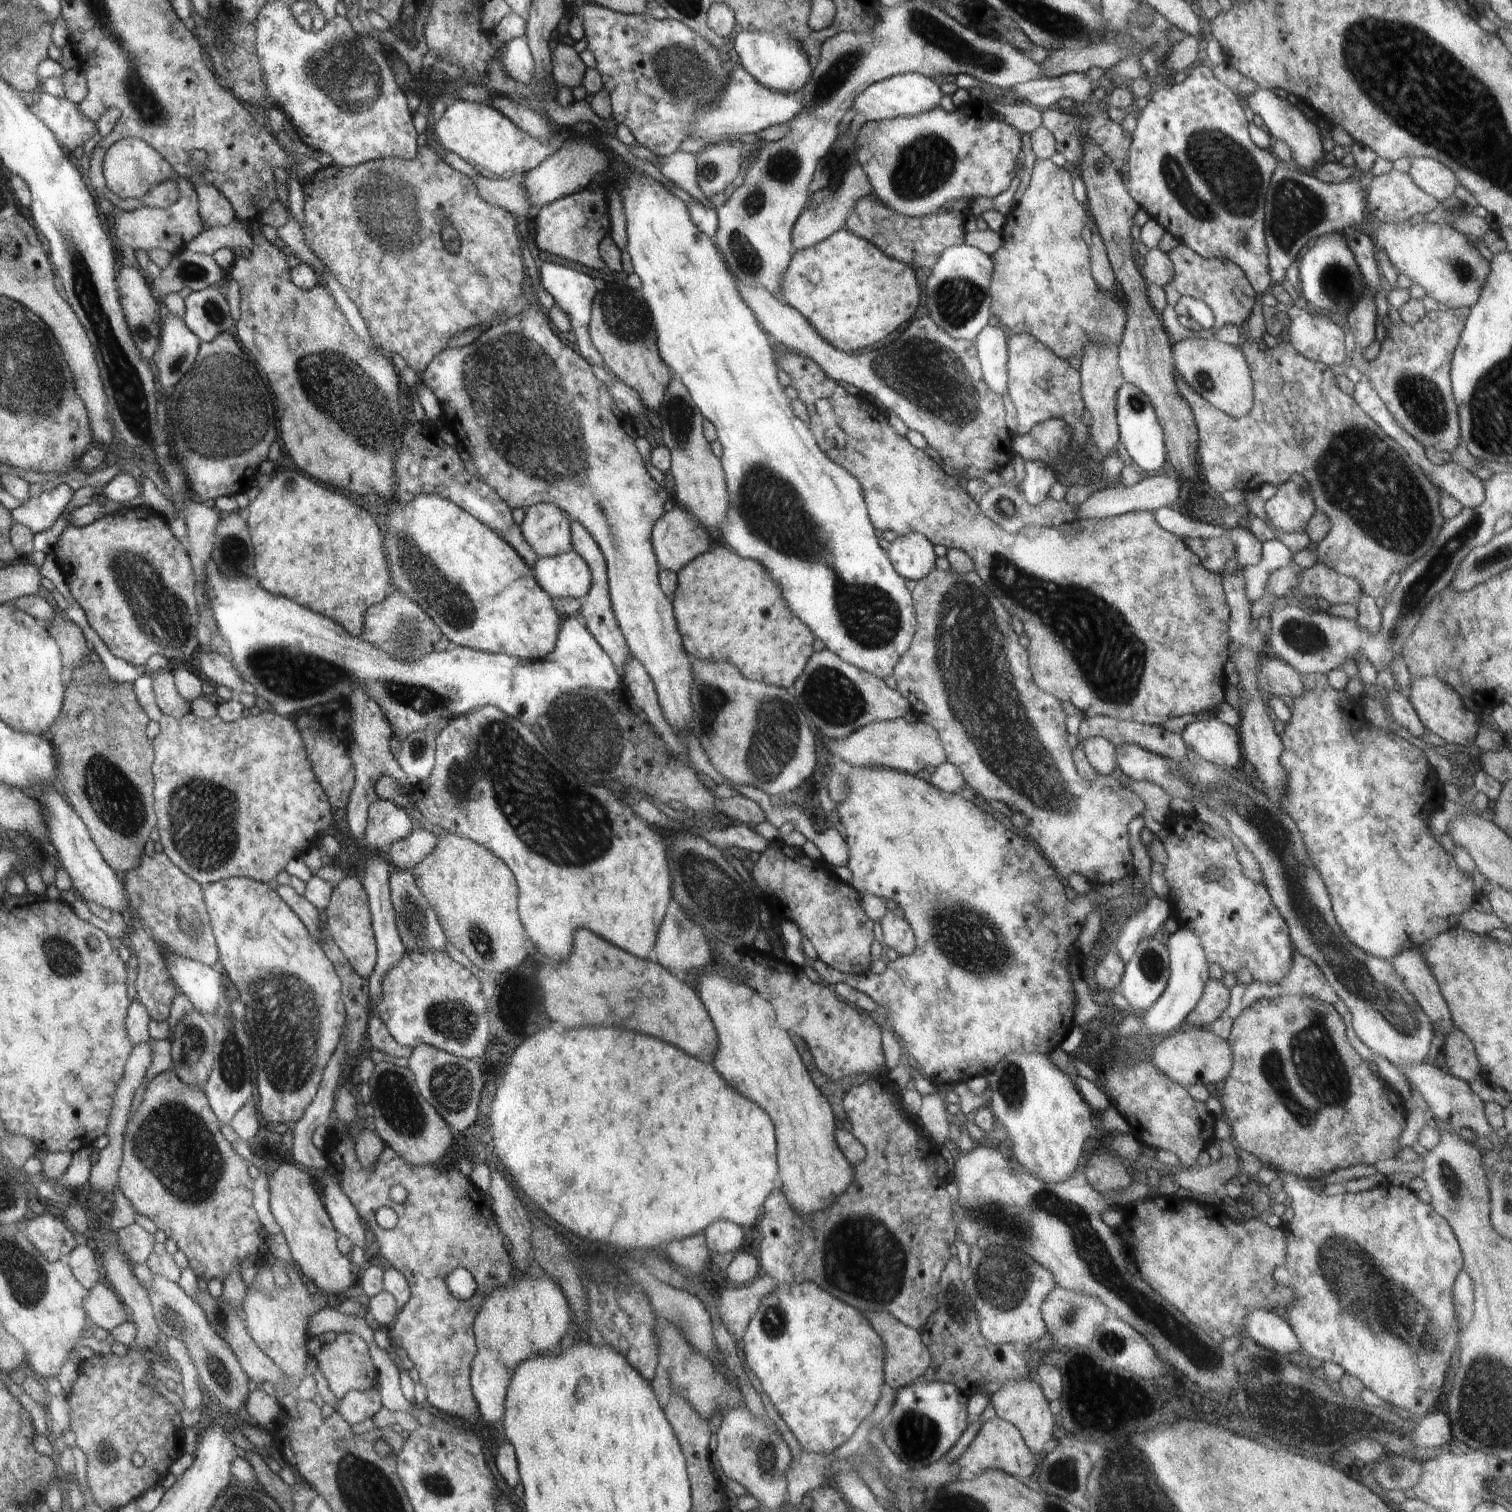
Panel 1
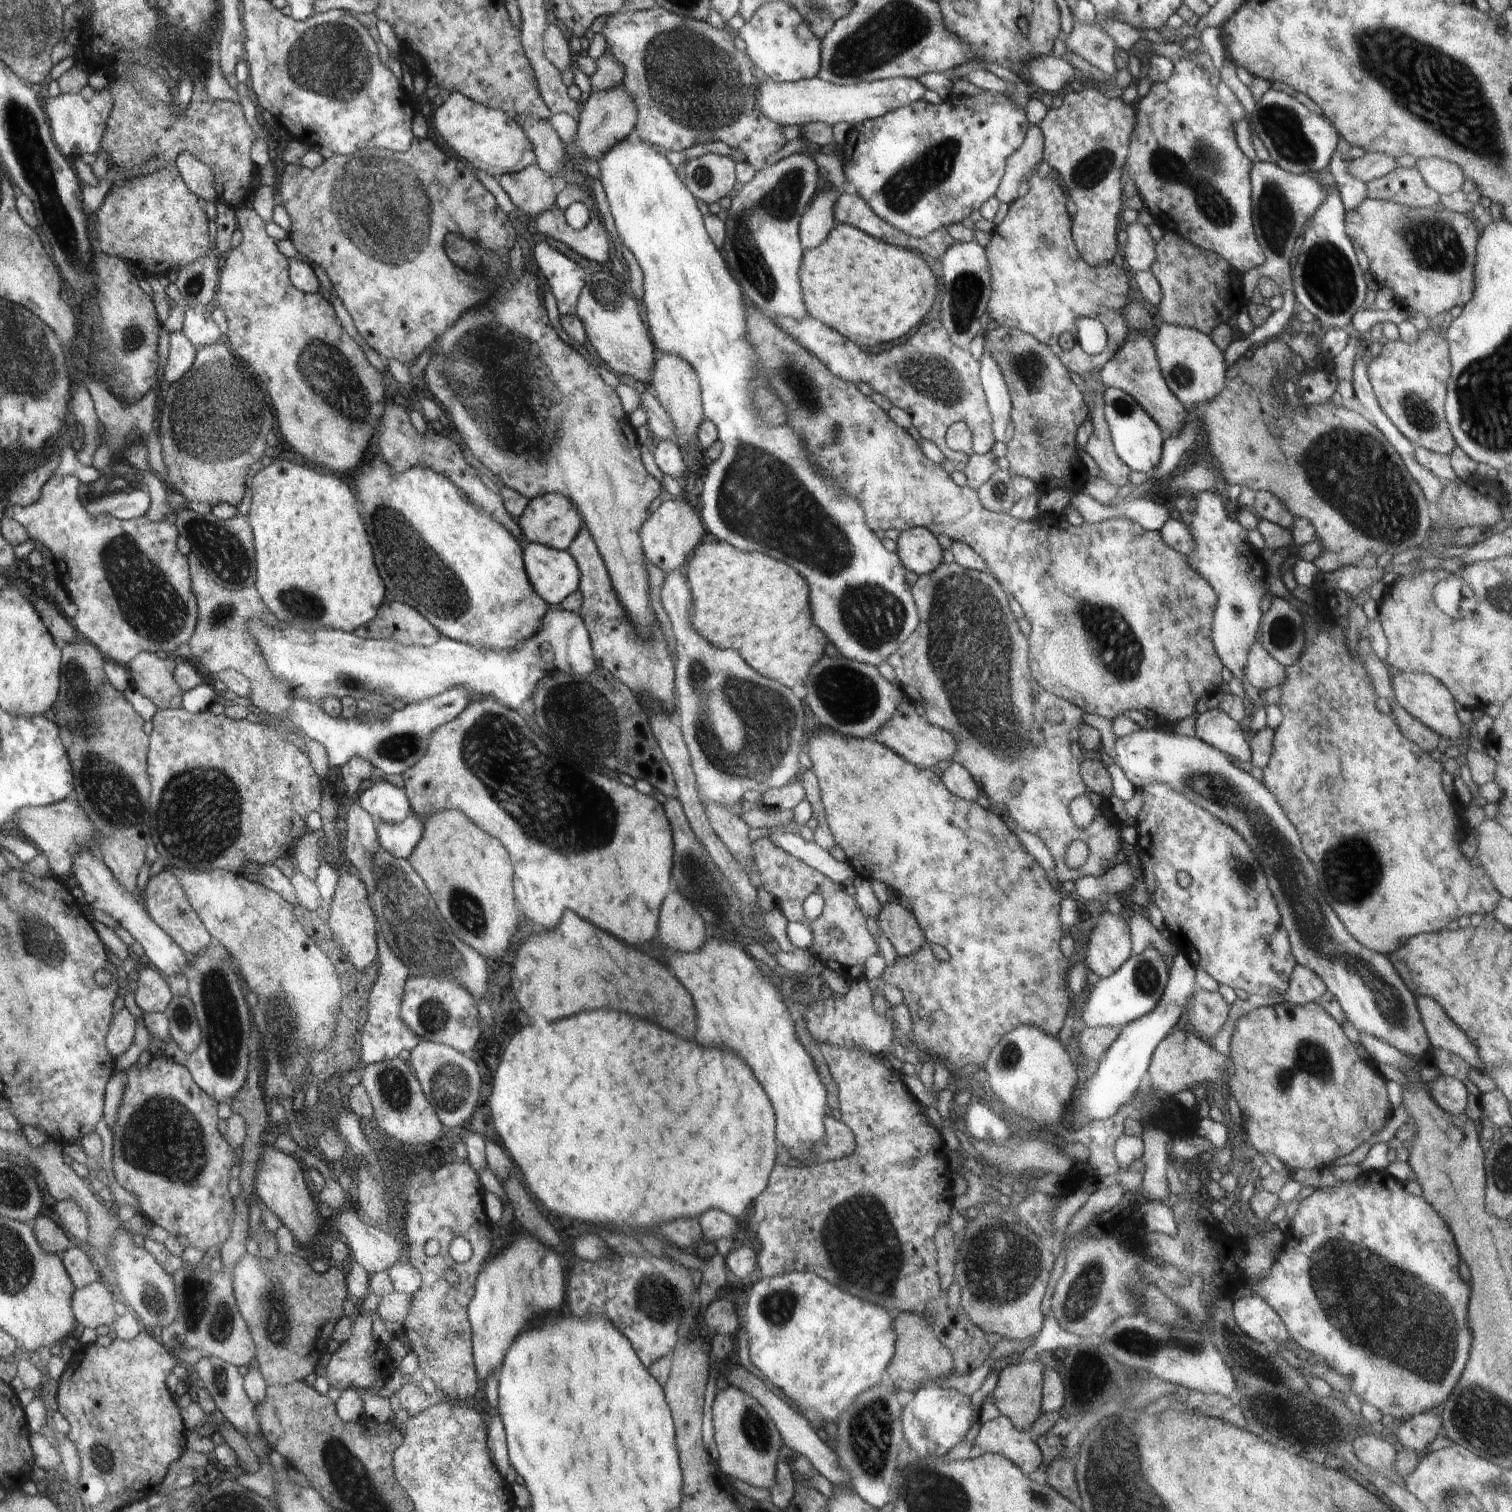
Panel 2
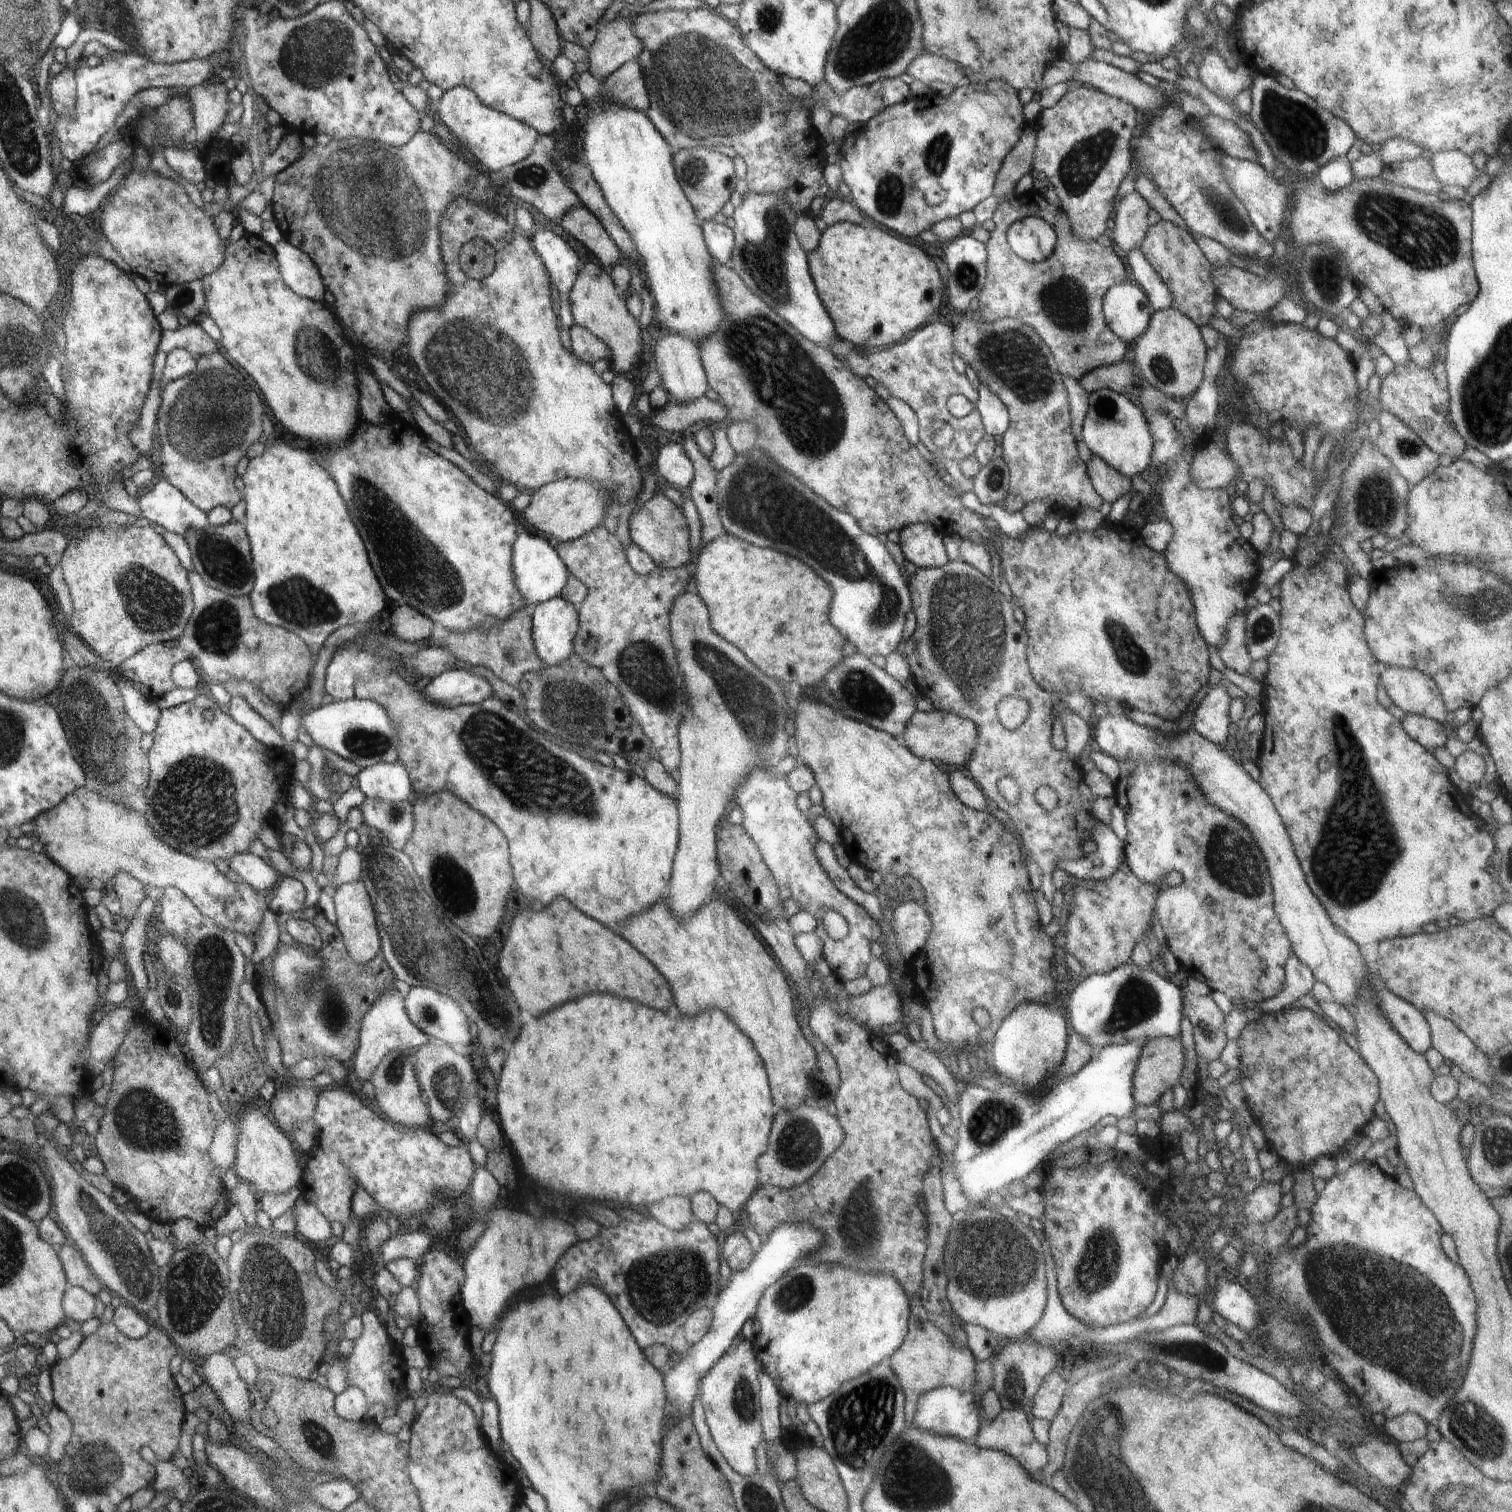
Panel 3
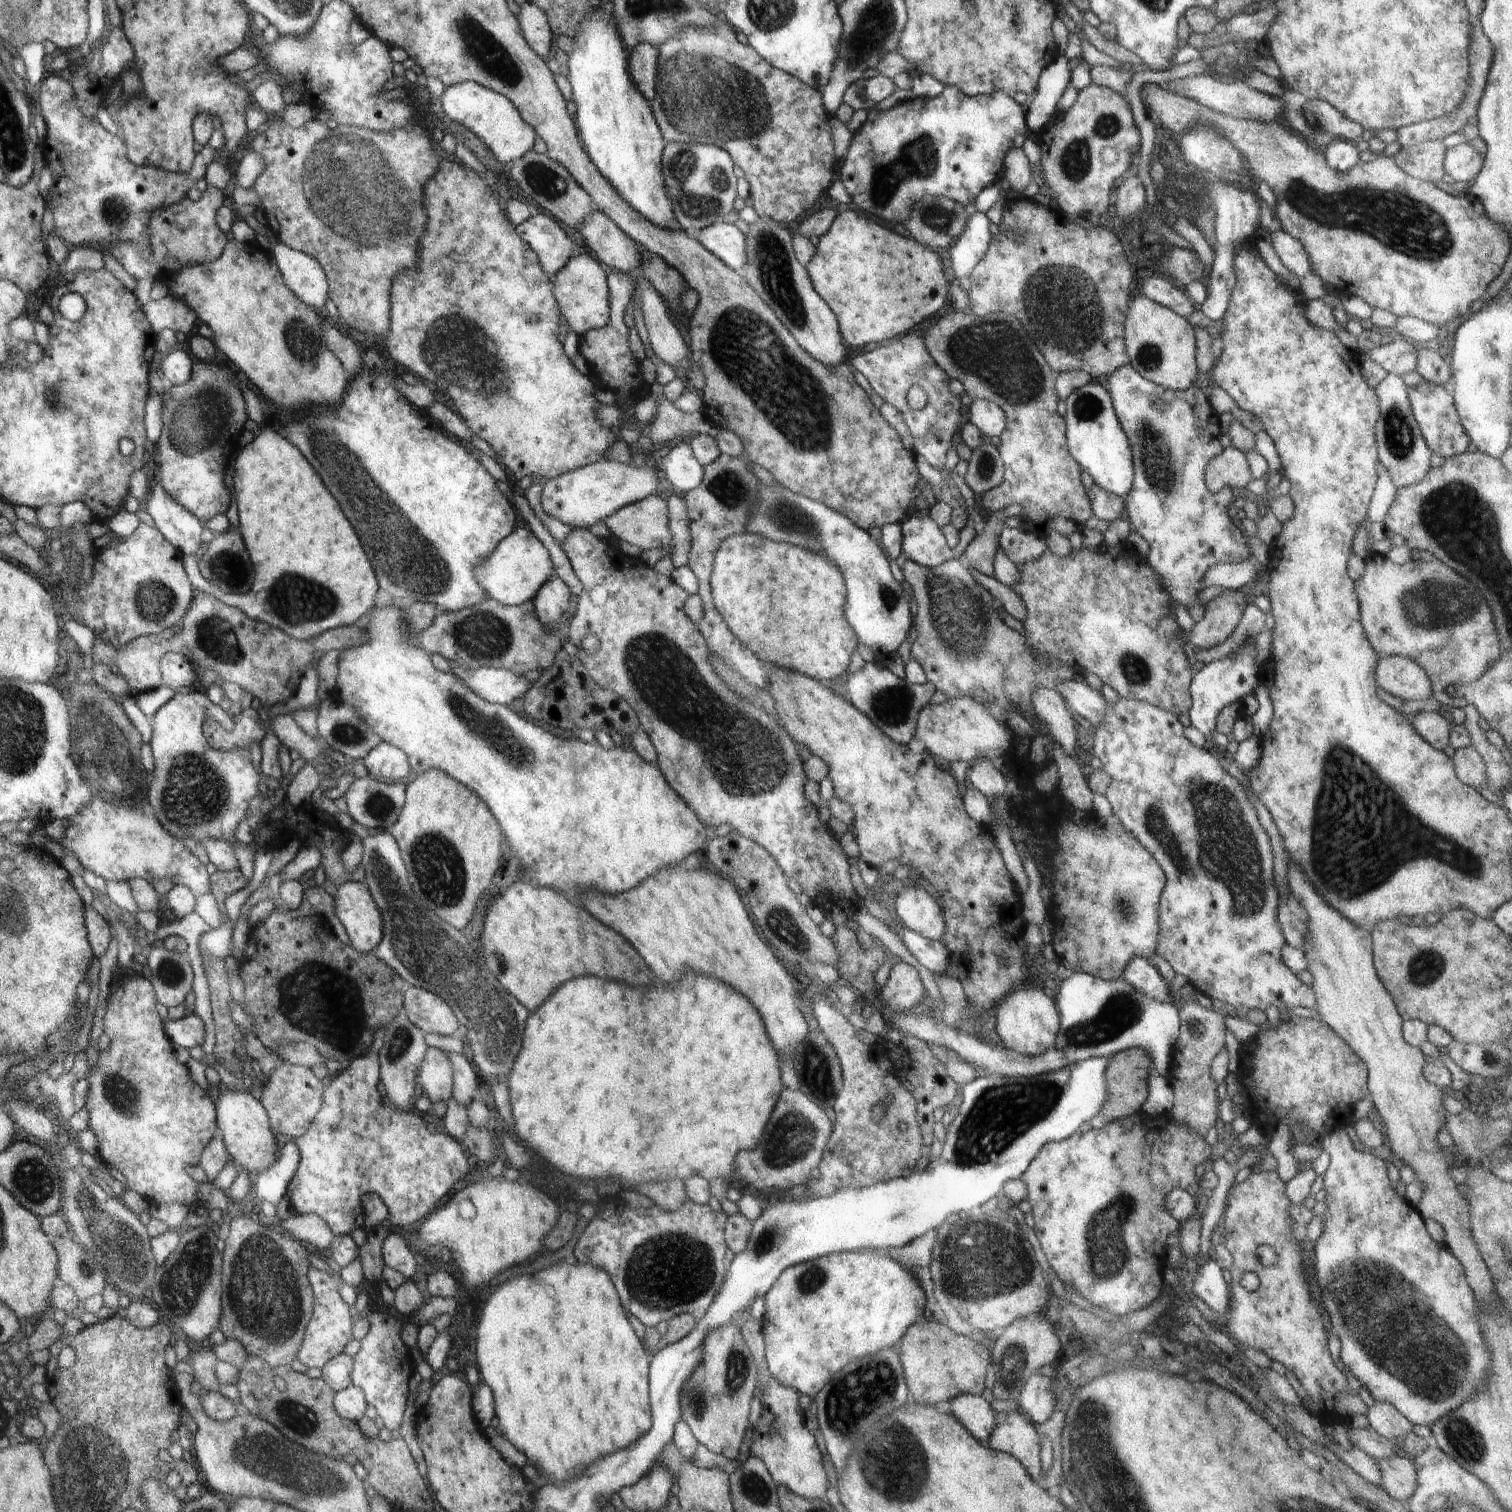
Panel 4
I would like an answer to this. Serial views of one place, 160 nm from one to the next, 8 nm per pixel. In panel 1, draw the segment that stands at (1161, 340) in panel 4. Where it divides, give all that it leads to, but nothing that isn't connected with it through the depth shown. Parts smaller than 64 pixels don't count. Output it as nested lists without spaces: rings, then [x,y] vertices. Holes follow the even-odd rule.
[[[1195,334],[1172,345],[1176,376],[1180,375],[1190,388],[1218,410],[1230,416],[1248,414],[1254,404],[1253,380],[1250,365],[1240,347]]]

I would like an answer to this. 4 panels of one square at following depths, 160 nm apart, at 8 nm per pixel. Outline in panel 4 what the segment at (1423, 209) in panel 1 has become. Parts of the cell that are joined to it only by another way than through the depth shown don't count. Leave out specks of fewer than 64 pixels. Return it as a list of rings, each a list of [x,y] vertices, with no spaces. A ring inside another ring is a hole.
[[[1441,140],[1422,141],[1400,149],[1394,158],[1406,174],[1436,184],[1446,173],[1443,165],[1446,151]]]

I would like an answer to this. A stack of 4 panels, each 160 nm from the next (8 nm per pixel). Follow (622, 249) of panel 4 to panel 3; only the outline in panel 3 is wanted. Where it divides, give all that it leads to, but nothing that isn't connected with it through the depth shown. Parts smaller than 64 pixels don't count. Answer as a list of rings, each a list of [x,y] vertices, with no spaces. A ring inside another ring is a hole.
[[[582,203],[573,206],[559,220],[570,236],[581,242],[604,266],[614,266],[620,260],[620,251],[611,239],[602,221]]]

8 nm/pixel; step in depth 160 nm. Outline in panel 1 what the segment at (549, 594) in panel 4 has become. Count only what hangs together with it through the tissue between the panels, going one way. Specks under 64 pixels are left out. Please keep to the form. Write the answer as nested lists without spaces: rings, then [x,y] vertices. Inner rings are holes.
[[[213,553],[213,558],[205,566],[205,598],[211,604],[218,632],[221,632],[221,637],[226,640],[228,657],[250,692],[263,698],[272,711],[283,717],[291,717],[295,712],[308,711],[315,704],[324,704],[334,698],[346,696],[352,686],[362,685],[376,700],[376,704],[386,712],[390,724],[394,722],[394,733],[407,735],[426,726],[440,727],[445,721],[470,714],[488,705],[532,726],[552,708],[554,700],[560,700],[564,693],[578,691],[583,687],[602,689],[607,693],[623,690],[623,677],[608,652],[596,642],[595,636],[573,617],[565,619],[557,637],[557,646],[546,659],[517,659],[503,653],[477,651],[450,643],[443,653],[431,653],[416,661],[399,661],[376,645],[360,637],[353,637],[340,624],[334,624],[332,620],[314,614],[308,608],[300,608],[296,602],[284,596],[276,596],[264,590],[256,578],[243,575],[236,569],[224,574],[217,566]]]

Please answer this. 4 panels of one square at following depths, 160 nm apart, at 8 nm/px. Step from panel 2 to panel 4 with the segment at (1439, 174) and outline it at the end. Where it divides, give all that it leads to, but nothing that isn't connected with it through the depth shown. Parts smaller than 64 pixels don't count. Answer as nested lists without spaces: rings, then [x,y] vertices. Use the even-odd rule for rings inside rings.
[[[1466,141],[1445,152],[1443,162],[1446,174],[1455,181],[1470,182],[1482,170],[1483,159],[1473,145]]]

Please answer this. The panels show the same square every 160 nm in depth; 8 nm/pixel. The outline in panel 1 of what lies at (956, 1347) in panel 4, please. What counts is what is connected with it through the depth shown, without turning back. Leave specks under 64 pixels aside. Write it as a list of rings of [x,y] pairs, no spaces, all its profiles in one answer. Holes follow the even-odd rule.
[[[866,1312],[864,1314],[872,1328],[884,1340],[885,1358],[884,1358],[884,1380],[890,1388],[900,1390],[914,1382],[918,1376],[922,1376],[929,1367],[931,1359],[930,1353],[923,1345],[920,1331],[902,1324],[893,1314],[885,1312]]]

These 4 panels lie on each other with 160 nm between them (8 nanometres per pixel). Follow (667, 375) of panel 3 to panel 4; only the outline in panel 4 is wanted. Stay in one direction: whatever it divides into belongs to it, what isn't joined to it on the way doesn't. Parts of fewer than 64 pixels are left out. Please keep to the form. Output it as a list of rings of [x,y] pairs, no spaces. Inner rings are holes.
[[[642,276],[637,277],[637,284],[642,285],[642,307],[645,325],[649,334],[649,340],[653,352],[666,362],[670,367],[680,368],[684,372],[688,387],[694,390],[704,390],[706,386],[705,374],[701,366],[694,360],[692,350],[688,344],[687,338],[683,337],[672,320],[668,317],[668,306],[659,292],[652,287]]]

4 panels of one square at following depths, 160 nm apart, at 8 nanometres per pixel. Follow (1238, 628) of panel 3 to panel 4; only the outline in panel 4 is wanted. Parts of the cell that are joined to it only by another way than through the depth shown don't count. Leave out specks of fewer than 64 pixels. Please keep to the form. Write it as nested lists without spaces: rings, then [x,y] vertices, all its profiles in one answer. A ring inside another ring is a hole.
[[[1227,590],[1222,596],[1207,602],[1204,617],[1199,622],[1196,622],[1192,633],[1187,635],[1186,641],[1190,640],[1192,644],[1204,650],[1222,644],[1238,626],[1249,599],[1249,591]]]

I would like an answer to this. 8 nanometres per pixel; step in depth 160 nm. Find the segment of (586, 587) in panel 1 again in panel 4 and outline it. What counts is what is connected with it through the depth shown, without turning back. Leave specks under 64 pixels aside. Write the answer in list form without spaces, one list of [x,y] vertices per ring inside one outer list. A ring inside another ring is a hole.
[[[524,526],[512,531],[499,544],[491,558],[484,562],[475,571],[477,579],[489,592],[489,598],[507,605],[519,605],[534,600],[540,590],[552,580],[555,572],[548,548],[532,532],[528,538],[528,528]]]

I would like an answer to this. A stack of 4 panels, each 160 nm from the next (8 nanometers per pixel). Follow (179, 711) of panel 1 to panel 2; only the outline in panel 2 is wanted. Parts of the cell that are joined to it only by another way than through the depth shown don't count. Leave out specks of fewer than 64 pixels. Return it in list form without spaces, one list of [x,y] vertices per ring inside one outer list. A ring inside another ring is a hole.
[[[143,652],[127,668],[131,672],[131,682],[157,709],[180,709],[183,693],[175,679],[172,658],[162,658],[161,654]]]

